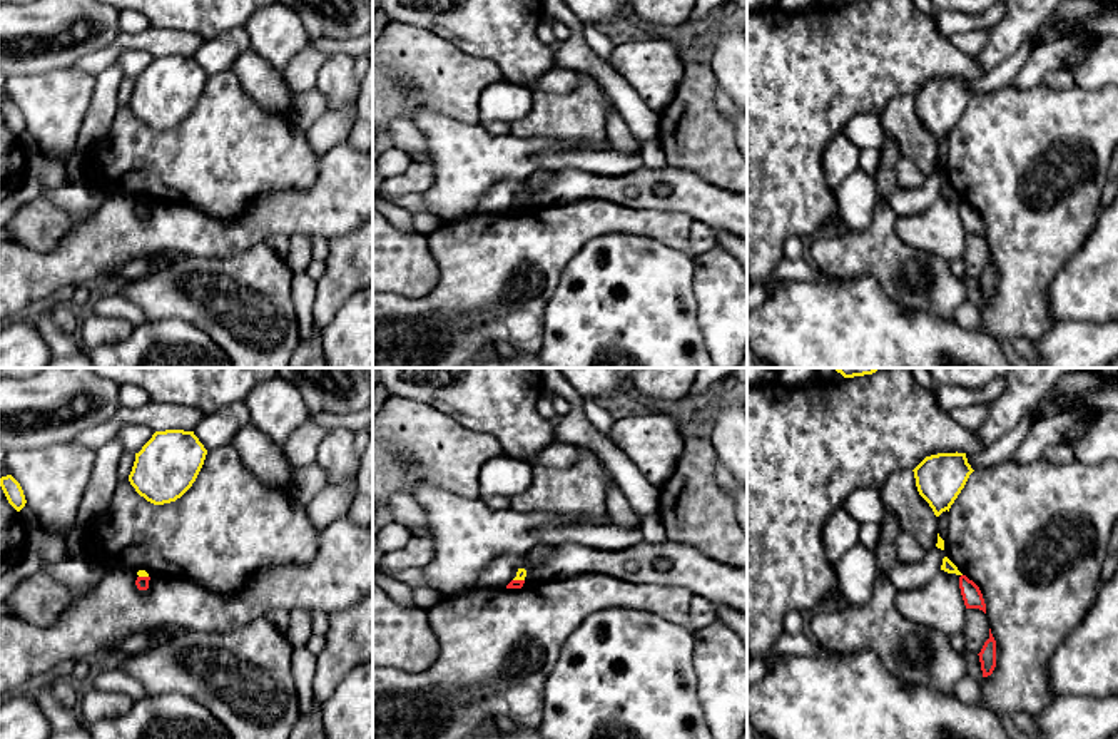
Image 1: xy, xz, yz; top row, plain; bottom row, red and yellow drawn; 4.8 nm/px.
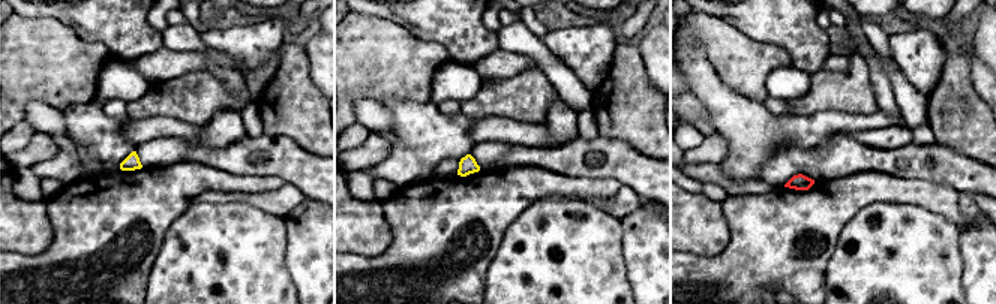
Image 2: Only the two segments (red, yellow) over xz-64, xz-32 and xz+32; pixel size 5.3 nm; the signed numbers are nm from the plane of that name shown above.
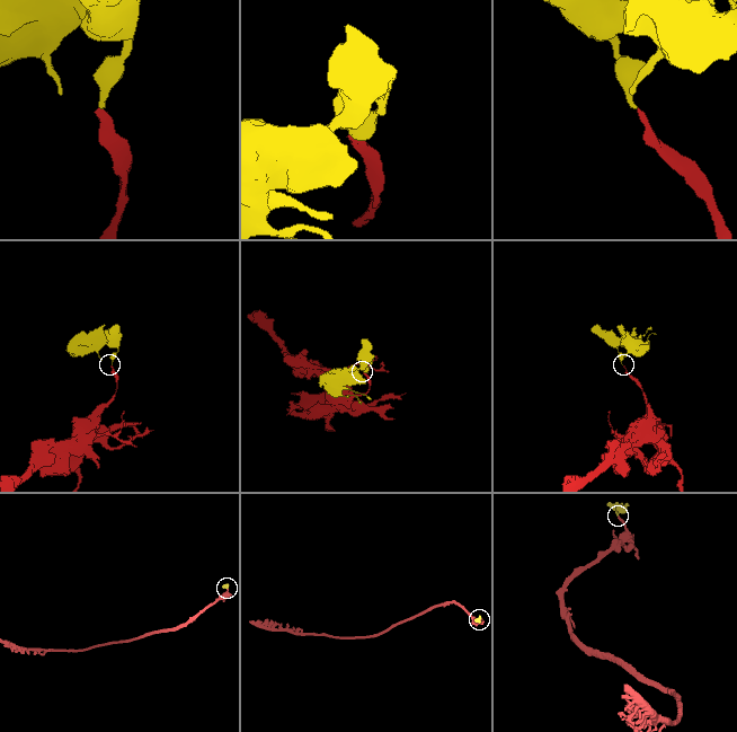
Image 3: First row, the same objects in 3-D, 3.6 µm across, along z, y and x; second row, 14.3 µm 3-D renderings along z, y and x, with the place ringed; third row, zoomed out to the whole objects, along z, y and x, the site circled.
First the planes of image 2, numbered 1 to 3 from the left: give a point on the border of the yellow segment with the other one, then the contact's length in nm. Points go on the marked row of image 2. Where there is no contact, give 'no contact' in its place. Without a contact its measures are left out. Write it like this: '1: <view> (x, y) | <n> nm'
1: no contact
2: no contact
3: no contact

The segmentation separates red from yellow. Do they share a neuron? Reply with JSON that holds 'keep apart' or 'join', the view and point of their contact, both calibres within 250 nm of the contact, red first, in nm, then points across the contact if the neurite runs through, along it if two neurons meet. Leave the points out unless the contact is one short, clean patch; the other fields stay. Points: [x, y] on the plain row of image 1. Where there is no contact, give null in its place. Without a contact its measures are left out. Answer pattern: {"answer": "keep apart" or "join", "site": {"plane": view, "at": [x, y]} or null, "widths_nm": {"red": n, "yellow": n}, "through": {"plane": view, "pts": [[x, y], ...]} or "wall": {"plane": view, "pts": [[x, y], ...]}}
{"answer": "keep apart", "site": {"plane": "xz", "at": [518, 206]}, "widths_nm": {"red": 50, "yellow": 50}, "wall": {"plane": "xz", "pts": [[513, 204], [523, 206]]}}

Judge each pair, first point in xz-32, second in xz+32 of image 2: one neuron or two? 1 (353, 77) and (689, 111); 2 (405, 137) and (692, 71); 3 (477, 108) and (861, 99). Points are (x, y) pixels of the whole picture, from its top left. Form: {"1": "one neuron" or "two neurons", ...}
{"1": "two neurons", "2": "one neuron", "3": "one neuron"}

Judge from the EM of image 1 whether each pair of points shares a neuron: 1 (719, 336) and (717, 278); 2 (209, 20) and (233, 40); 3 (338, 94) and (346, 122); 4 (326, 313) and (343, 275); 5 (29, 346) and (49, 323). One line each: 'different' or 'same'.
1: same
2: different
3: different
4: same
5: different

